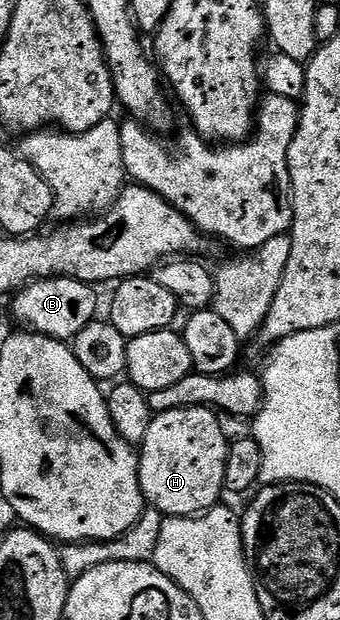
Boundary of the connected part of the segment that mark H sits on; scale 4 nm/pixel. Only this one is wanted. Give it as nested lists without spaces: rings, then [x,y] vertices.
[[[208,406],[180,408],[156,413],[147,426],[145,440],[139,446],[139,482],[148,507],[157,508],[162,517],[199,516],[210,508],[218,507],[220,500],[217,499],[225,492],[227,454],[231,443],[230,437],[225,437],[225,432],[221,429],[220,418],[222,419]]]

